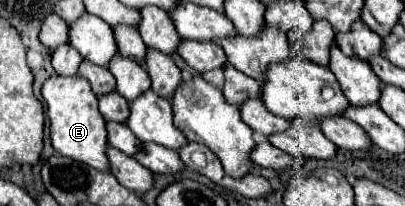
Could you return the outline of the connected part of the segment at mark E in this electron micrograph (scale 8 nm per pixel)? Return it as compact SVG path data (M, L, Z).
M53 75L51 79L45 81L41 95L47 103L47 115L49 115L49 123L51 123L51 143L53 149L59 155L71 157L75 161L81 161L93 169L99 171L109 171L111 163L107 157L107 127L105 127L105 119L99 113L97 107L97 97L91 91L91 85L87 83L87 79L75 75L75 77L61 77L61 75Z

